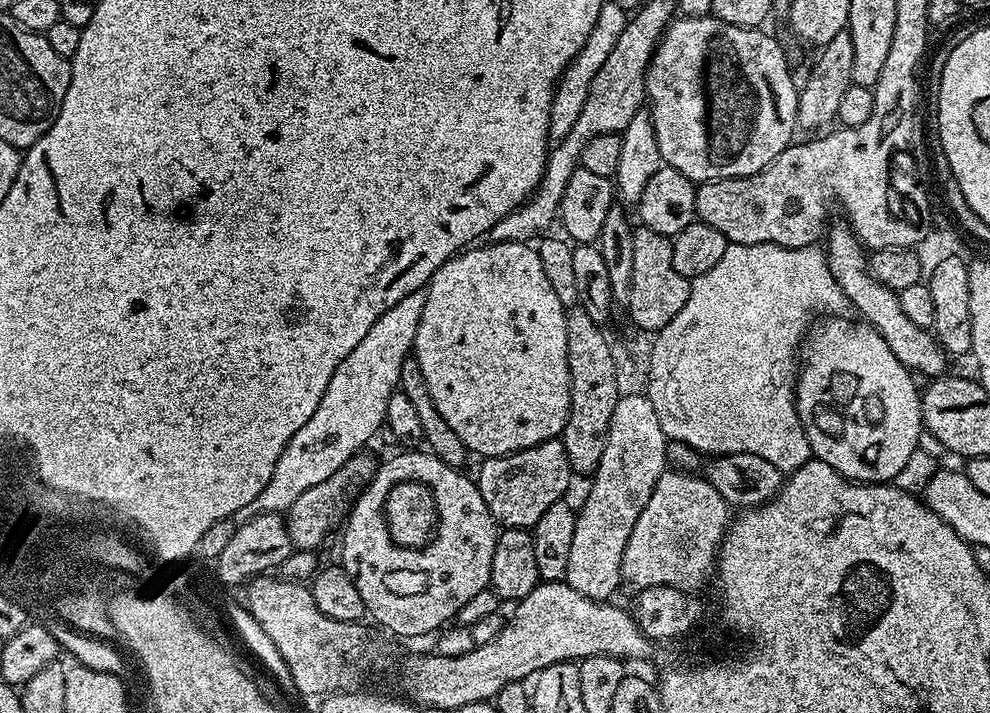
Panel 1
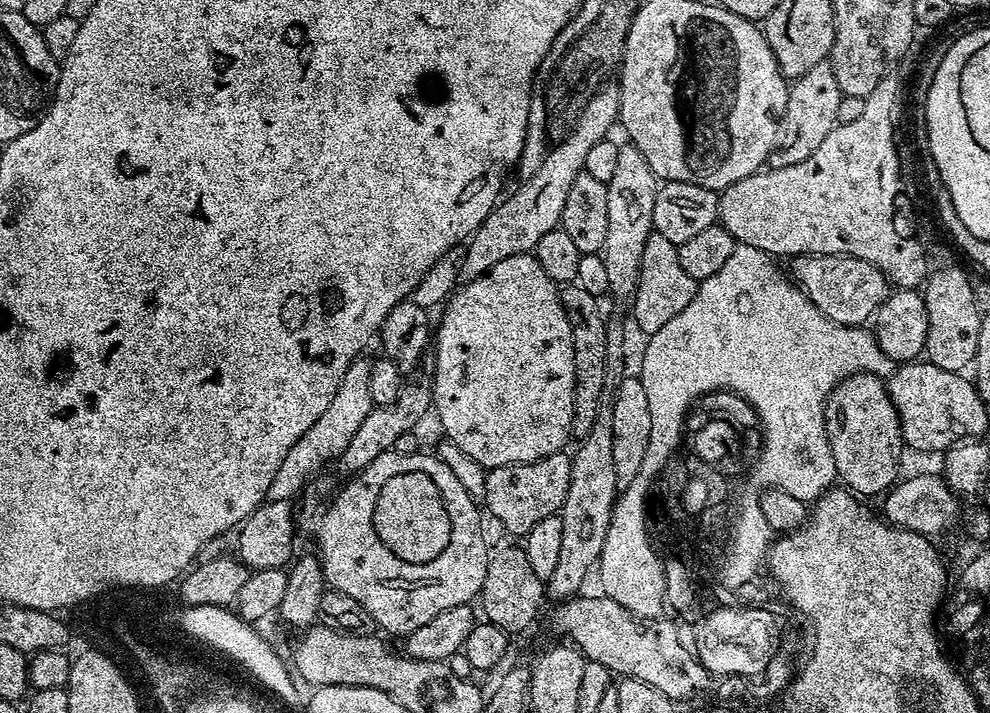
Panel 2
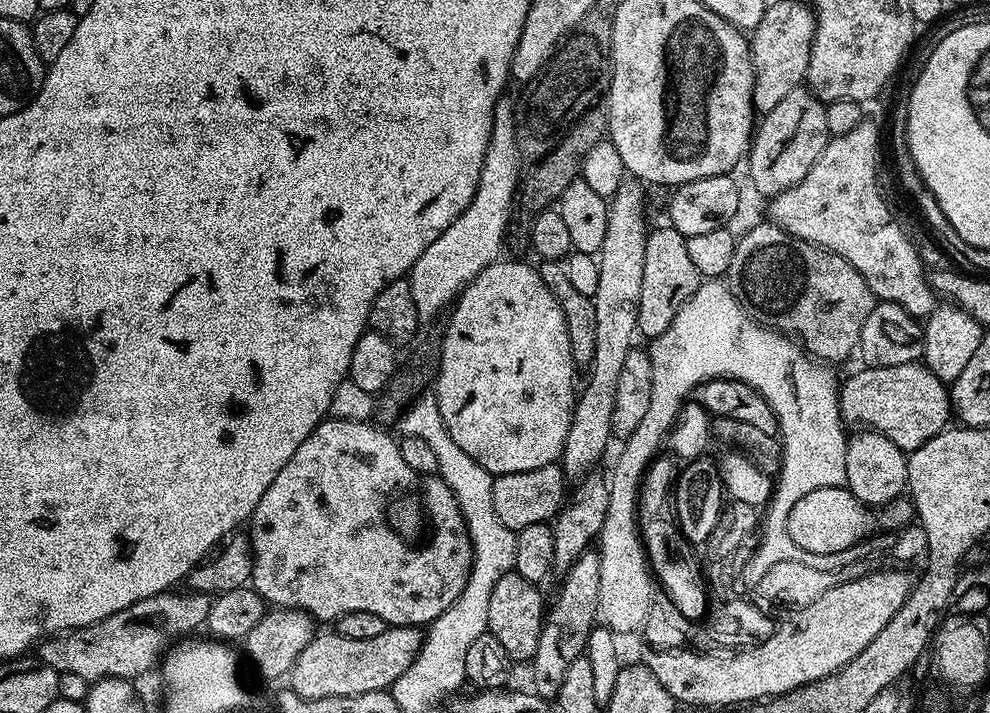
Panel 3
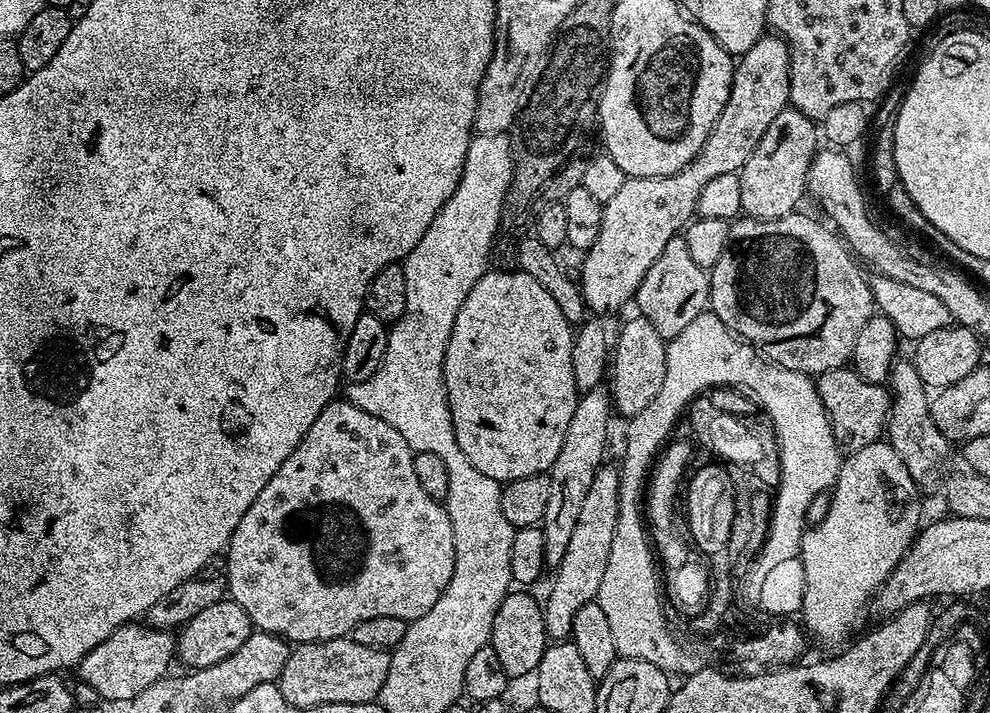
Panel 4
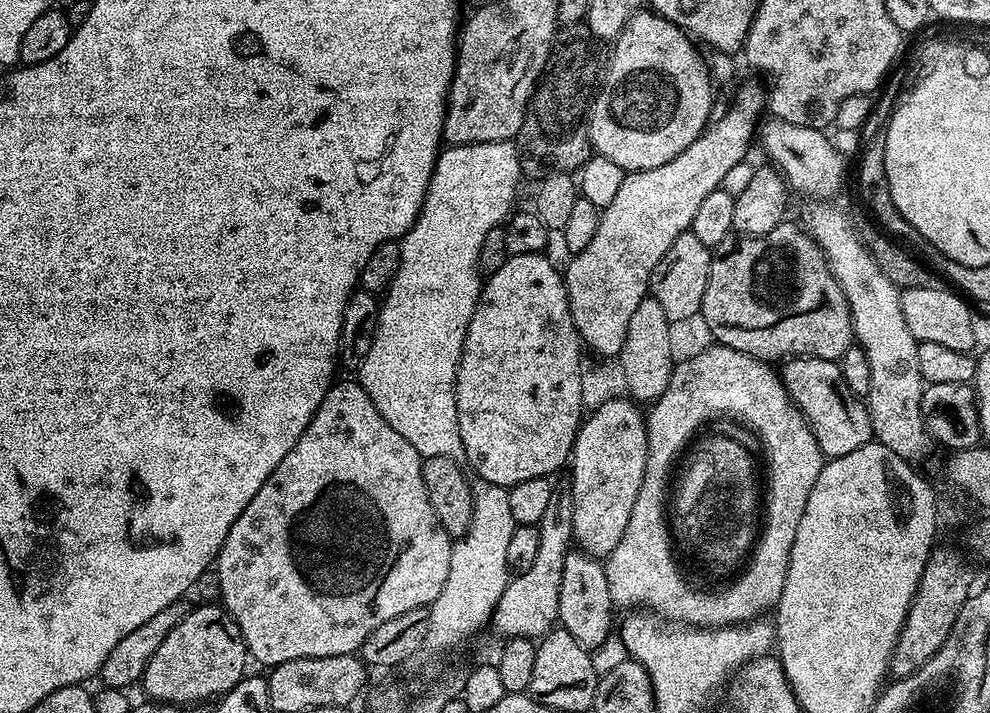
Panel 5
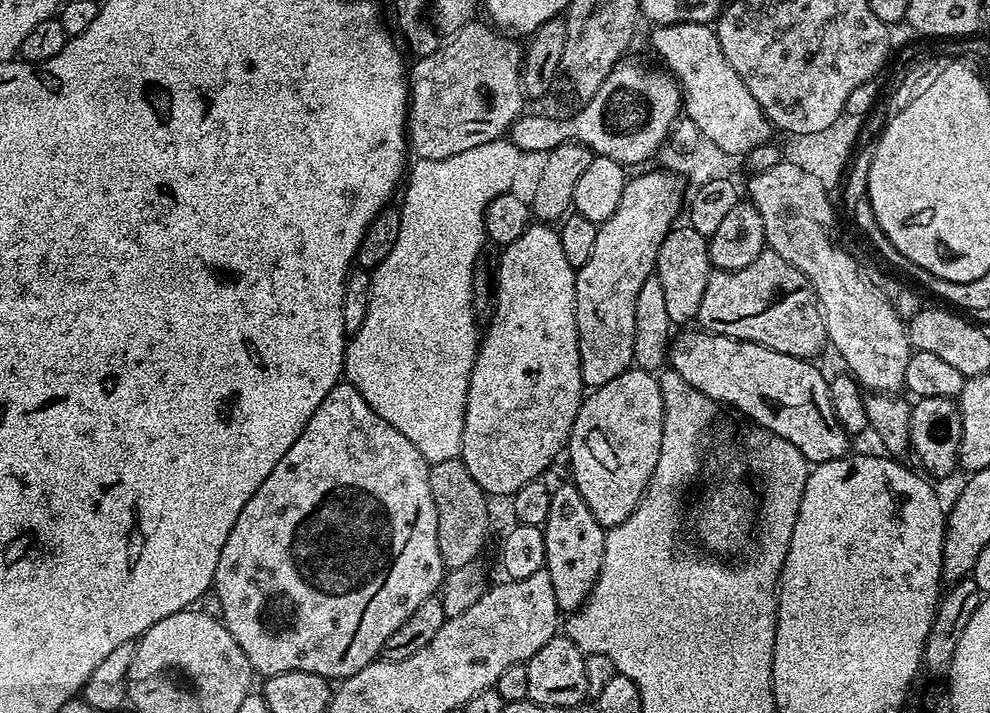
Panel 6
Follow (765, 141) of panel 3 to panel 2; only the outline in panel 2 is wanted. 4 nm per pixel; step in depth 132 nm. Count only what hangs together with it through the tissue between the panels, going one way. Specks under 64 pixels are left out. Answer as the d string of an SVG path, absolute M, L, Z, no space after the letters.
M828 60L818 62L818 66L813 66L811 70L806 70L806 74L791 81L786 110L782 114L776 141L768 155L767 167L794 166L794 162L804 162L806 158L810 158L810 154L814 154L814 150L822 146L826 134L836 128L841 95L838 78L834 78L834 70Z

